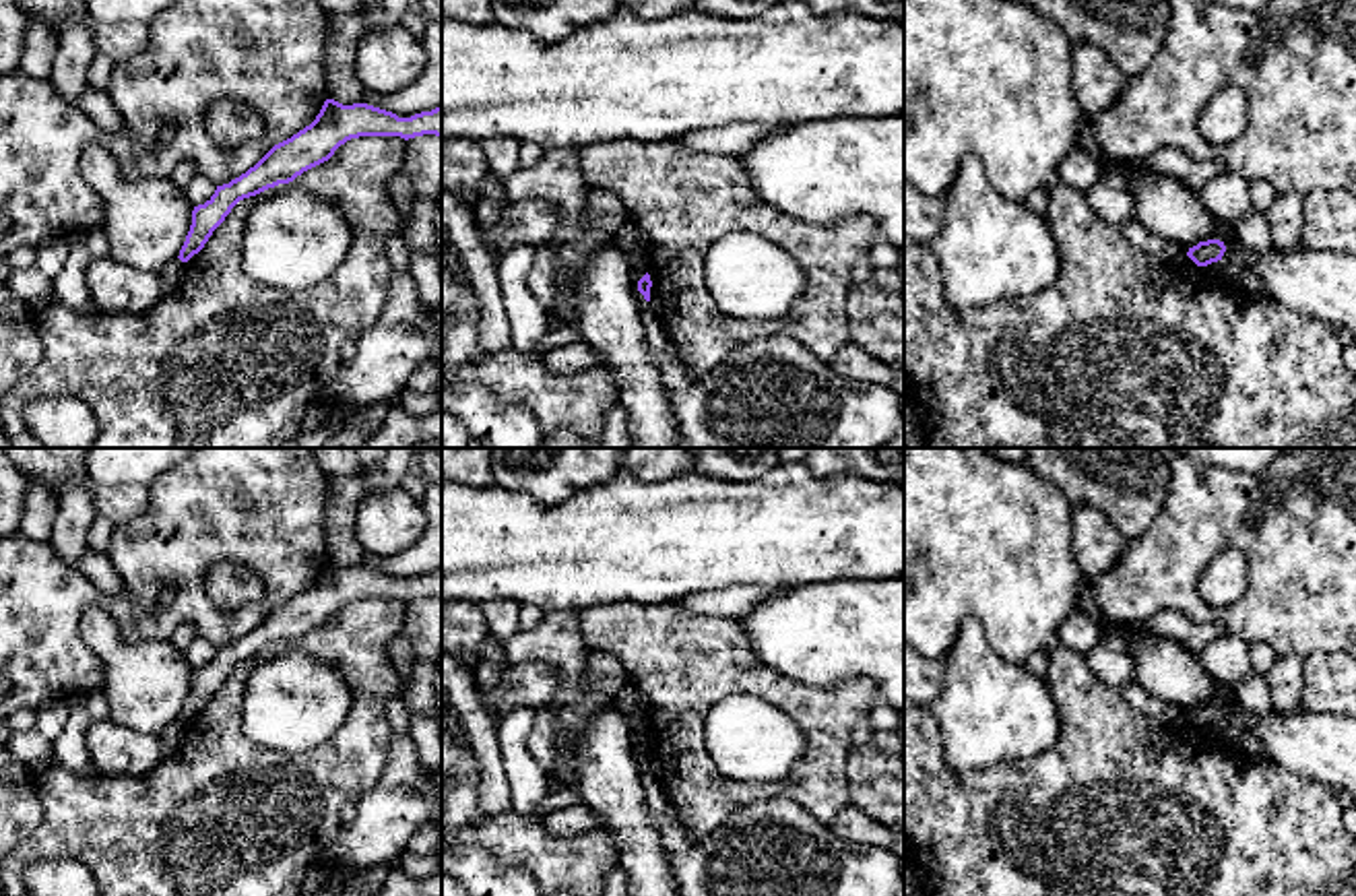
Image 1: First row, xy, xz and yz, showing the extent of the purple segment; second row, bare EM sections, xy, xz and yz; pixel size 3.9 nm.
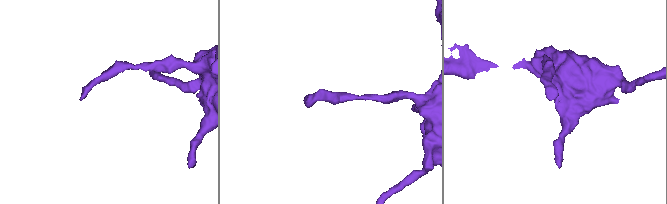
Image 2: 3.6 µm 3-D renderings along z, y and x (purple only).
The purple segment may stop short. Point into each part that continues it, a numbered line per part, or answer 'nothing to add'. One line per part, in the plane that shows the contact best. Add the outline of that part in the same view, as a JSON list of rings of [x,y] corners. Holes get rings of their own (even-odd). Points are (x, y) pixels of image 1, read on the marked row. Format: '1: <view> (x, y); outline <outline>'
nothing to add

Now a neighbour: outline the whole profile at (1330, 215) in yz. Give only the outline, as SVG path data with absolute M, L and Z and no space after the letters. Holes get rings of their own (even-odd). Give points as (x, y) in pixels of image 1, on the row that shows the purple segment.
M1313 190L1302 200L1300 250L1356 254L1356 196L1346 190Z

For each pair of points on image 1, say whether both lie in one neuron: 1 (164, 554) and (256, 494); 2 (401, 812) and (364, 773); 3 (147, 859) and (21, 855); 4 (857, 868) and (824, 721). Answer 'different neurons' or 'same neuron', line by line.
1: same neuron
2: different neurons
3: same neuron
4: different neurons

